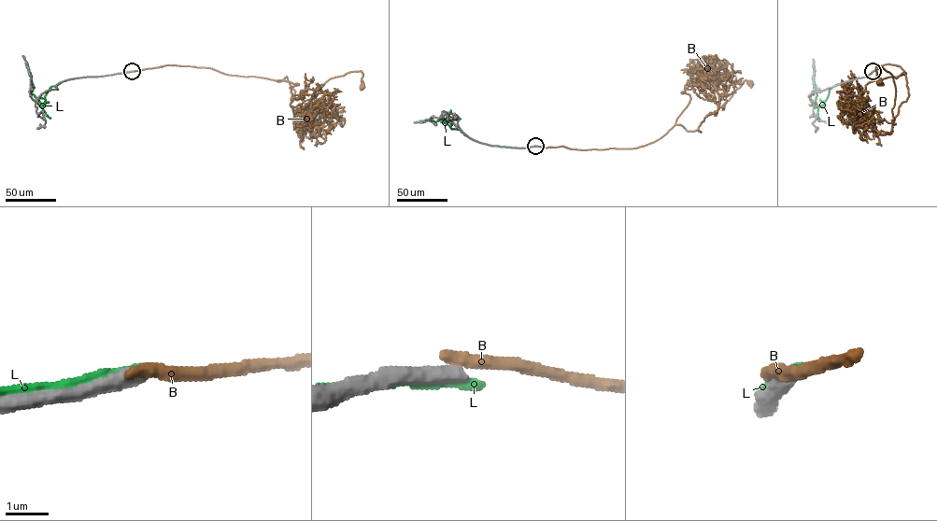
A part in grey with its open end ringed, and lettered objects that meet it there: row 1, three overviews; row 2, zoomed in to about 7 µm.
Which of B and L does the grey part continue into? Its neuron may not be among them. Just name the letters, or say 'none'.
none

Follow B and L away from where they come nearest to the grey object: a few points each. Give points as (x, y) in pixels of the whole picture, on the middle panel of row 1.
B: (535, 146), (633, 148), (675, 125), (701, 132), (710, 112), (745, 80), (750, 83)
L: (533, 146), (516, 147), (477, 142), (460, 130), (451, 128), (449, 118), (434, 122), (419, 120)

